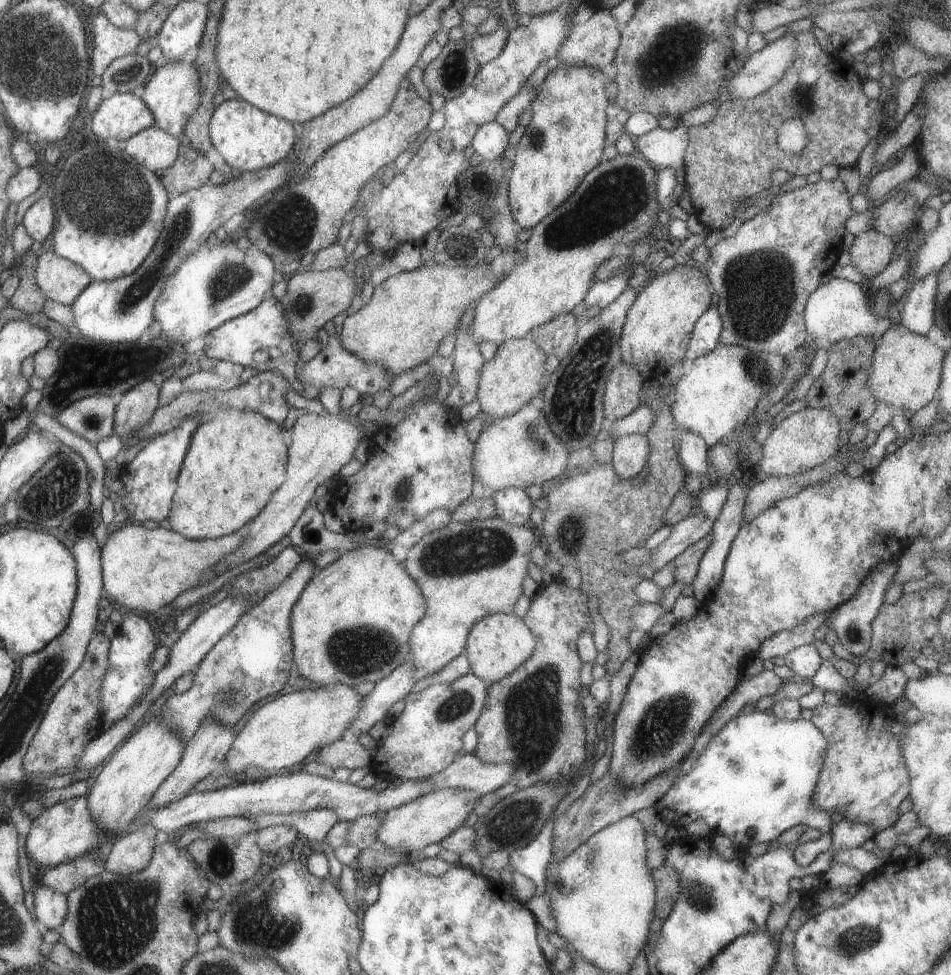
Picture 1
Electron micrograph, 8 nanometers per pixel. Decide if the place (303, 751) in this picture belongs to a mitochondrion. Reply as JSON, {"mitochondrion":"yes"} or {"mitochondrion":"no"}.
{"mitochondrion":"no"}

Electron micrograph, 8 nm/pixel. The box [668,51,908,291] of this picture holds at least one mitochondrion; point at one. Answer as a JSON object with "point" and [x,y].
{"point":[805,100]}

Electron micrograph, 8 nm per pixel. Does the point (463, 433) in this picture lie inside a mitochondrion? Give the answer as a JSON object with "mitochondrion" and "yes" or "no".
{"mitochondrion":"no"}

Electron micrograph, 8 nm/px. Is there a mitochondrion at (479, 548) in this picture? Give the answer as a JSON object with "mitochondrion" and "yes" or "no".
{"mitochondrion":"yes"}

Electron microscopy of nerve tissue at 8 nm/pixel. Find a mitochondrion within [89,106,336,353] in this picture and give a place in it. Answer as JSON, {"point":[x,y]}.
{"point":[181,227]}

